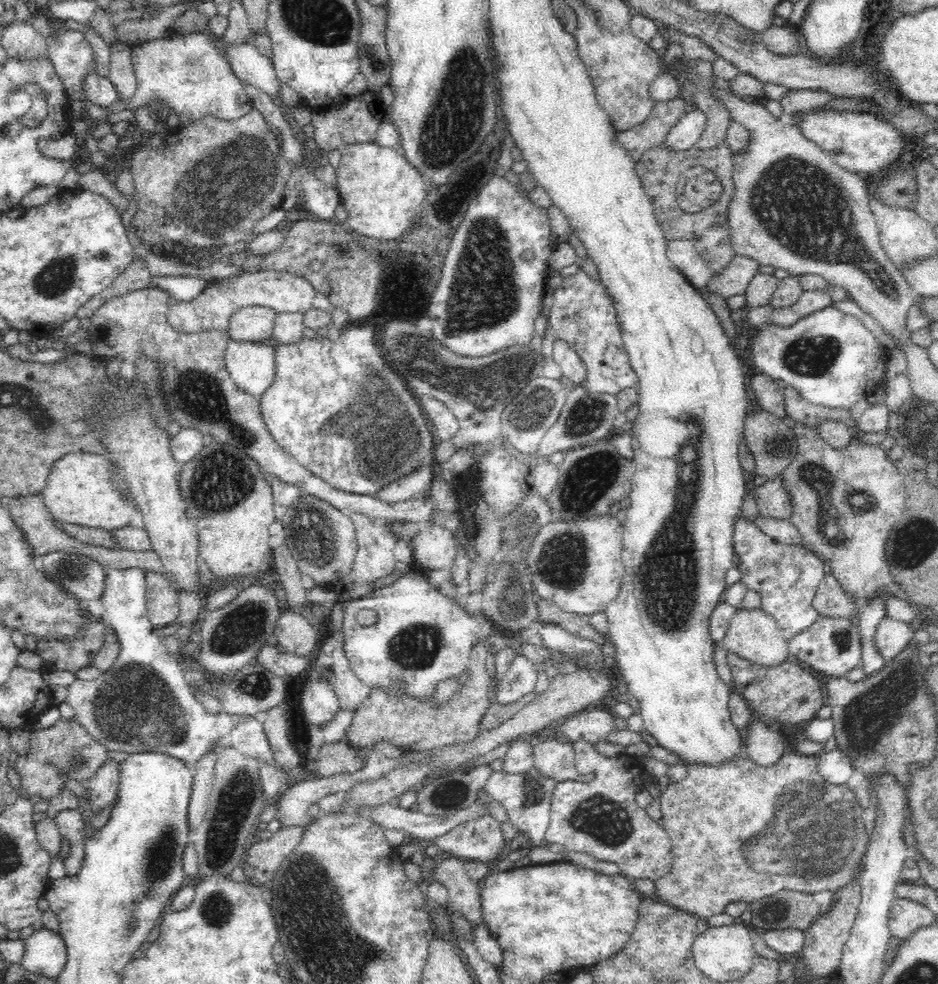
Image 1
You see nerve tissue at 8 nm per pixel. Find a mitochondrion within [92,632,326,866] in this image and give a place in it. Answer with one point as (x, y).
(256, 685)

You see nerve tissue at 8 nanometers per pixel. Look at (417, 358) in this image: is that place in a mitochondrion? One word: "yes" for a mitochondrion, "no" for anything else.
yes

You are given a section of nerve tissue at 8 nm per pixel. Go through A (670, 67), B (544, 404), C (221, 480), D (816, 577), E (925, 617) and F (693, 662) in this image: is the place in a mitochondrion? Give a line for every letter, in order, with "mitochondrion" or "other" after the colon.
A: other
B: mitochondrion
C: mitochondrion
D: other
E: other
F: other

